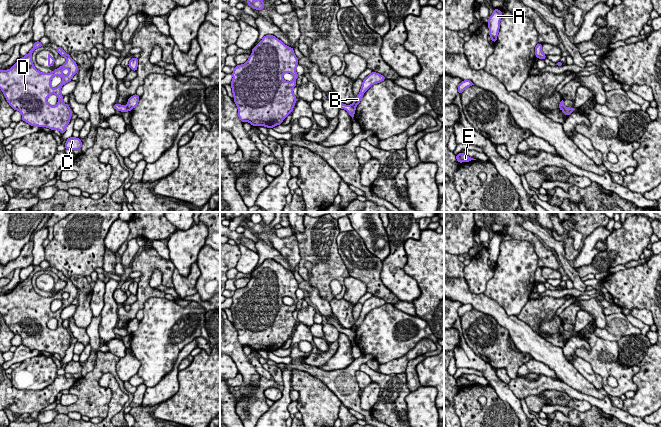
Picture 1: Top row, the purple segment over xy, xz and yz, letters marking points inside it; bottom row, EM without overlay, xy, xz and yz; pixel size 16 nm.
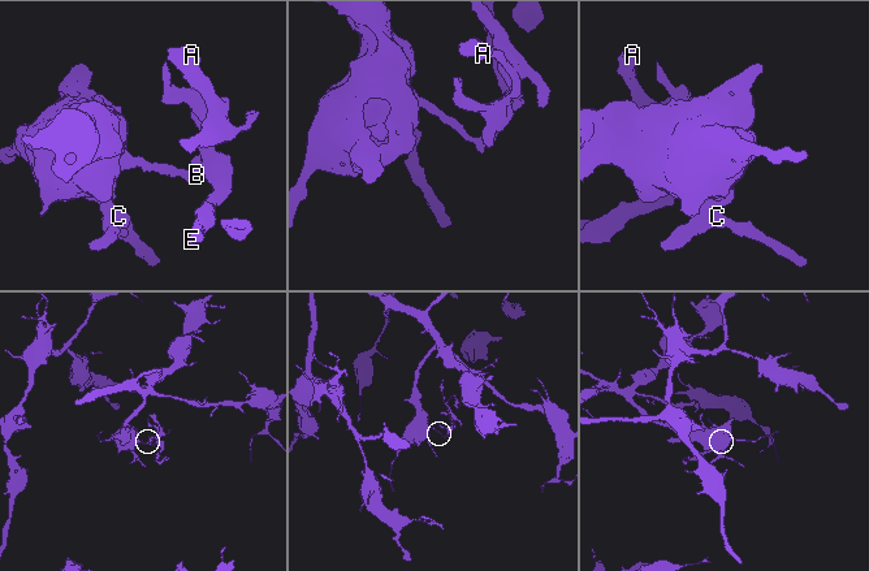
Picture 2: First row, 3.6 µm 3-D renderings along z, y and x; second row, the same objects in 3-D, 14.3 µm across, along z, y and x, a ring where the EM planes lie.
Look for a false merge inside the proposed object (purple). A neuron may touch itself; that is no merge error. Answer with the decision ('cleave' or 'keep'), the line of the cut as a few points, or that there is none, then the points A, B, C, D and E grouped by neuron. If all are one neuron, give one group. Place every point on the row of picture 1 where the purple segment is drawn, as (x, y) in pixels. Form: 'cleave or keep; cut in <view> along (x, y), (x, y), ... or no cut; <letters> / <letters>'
cleave; cut in xy along (126, 105), (130, 110); A B E / C D

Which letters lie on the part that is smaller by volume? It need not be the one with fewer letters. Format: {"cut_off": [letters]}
{"cut_off": ["A", "B", "E"]}

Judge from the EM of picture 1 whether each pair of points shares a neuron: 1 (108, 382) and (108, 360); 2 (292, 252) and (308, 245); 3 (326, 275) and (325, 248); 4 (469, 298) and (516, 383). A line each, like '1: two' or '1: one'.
1: two
2: two
3: one
4: two

